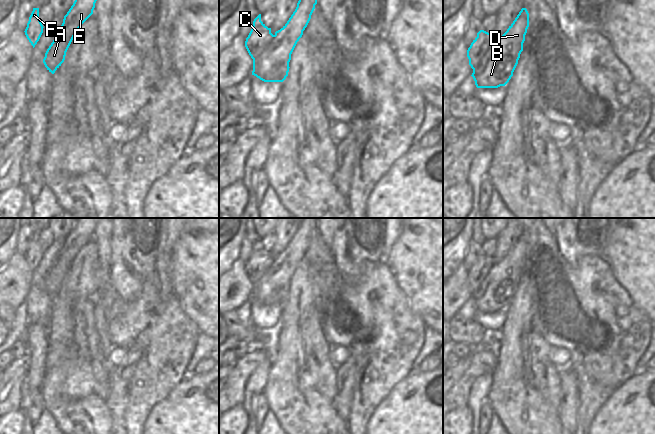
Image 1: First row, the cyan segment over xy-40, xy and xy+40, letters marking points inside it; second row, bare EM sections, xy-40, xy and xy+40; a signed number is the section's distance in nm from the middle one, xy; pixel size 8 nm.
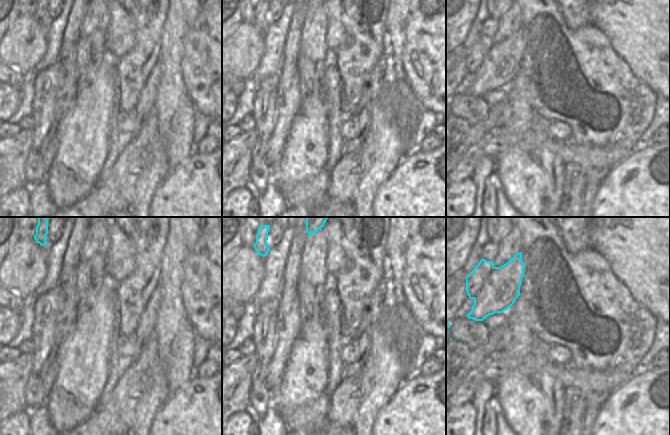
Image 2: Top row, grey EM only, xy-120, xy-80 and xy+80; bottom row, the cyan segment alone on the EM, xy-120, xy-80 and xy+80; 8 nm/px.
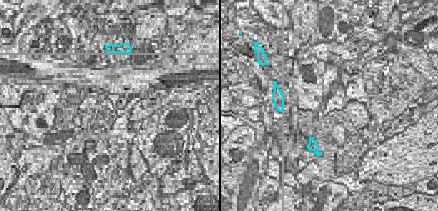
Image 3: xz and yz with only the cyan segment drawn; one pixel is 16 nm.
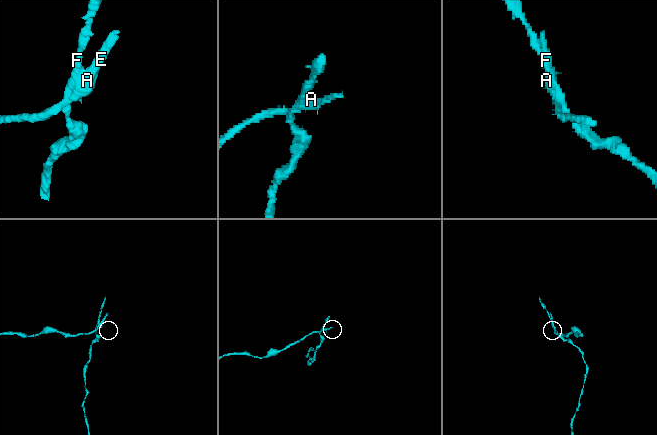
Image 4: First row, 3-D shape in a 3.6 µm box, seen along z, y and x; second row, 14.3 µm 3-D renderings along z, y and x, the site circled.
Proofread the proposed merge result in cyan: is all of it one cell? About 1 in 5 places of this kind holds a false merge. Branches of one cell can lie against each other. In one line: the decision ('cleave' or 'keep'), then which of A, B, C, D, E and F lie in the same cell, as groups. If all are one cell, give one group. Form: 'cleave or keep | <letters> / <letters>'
cleave | A B D E / C F

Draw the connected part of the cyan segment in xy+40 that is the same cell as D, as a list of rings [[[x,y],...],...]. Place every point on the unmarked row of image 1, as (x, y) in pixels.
[[[522,232],[507,255],[495,262],[481,287],[473,294],[471,300],[477,312],[498,312],[509,306],[523,275],[528,251],[529,237]]]

